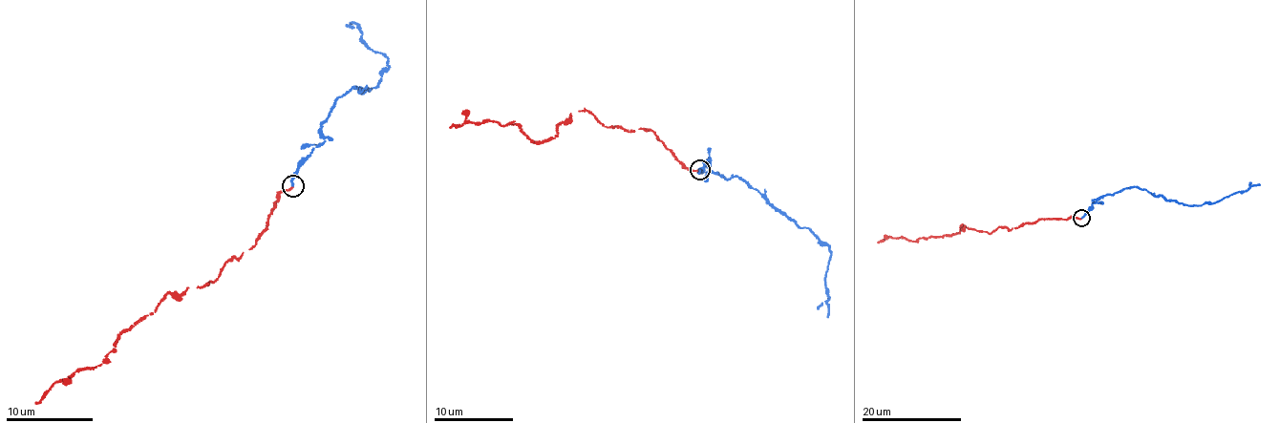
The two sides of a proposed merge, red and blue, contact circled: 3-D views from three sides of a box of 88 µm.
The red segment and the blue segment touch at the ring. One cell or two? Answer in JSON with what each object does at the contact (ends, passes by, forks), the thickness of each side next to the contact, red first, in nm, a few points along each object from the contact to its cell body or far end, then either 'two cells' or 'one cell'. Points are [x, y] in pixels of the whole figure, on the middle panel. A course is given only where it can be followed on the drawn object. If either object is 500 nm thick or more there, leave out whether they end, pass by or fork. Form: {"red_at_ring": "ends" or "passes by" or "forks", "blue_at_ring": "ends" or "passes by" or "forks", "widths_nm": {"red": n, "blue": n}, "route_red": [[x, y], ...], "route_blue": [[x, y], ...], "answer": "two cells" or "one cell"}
{"red_at_ring": "ends", "blue_at_ring": "ends", "widths_nm": {"red": 180, "blue": 240}, "route_red": [[700, 169], [688, 170], [650, 129], [608, 128], [585, 109], [544, 142], [508, 122], [450, 127]], "route_blue": [[700, 169], [709, 158], [714, 173], [724, 179], [740, 178], [828, 244], [827, 317]], "answer": "two cells"}

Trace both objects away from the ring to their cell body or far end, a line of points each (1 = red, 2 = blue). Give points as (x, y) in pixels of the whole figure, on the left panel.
1: (293, 186), (212, 282), (167, 294), (96, 368), (35, 404)
2: (293, 186), (334, 99), (377, 87), (388, 70), (387, 56), (349, 23)

